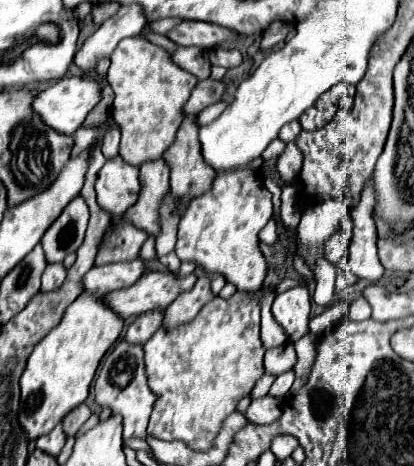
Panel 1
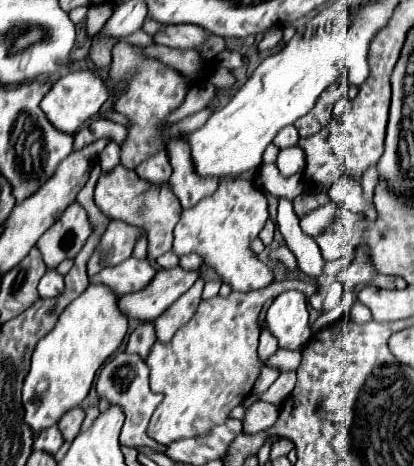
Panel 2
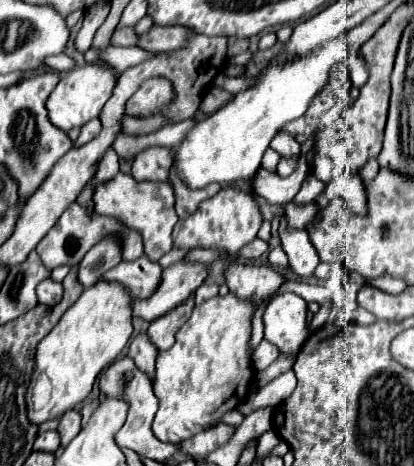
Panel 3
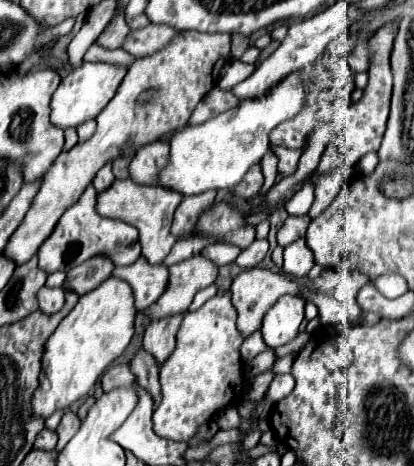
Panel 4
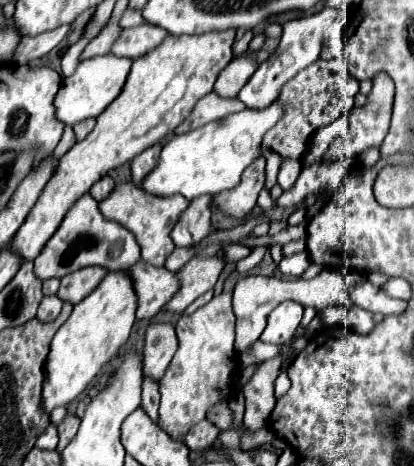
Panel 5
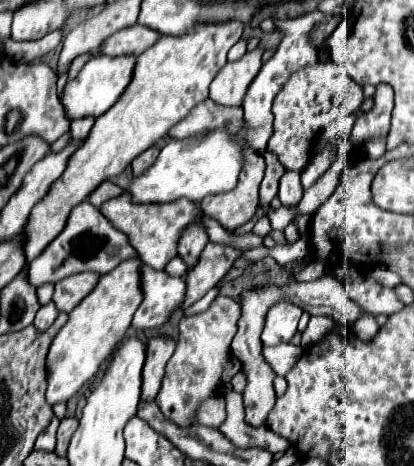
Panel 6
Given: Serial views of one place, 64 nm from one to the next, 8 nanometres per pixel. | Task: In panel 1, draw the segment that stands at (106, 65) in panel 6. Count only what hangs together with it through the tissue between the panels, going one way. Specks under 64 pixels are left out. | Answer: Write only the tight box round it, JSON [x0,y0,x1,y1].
[32,76,102,134]

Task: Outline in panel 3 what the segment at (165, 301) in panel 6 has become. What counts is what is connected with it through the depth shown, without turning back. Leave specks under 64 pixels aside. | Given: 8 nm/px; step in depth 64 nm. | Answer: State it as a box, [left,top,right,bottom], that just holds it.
[104,256,162,300]

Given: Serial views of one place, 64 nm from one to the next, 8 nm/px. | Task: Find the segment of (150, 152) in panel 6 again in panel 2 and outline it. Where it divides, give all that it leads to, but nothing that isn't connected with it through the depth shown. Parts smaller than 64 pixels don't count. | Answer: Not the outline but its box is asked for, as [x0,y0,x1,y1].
[134,150,170,184]

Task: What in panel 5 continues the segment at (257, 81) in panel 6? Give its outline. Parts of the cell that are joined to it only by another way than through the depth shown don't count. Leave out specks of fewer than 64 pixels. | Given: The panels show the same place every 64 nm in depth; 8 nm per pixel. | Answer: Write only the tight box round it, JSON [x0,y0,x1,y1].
[238,8,340,110]

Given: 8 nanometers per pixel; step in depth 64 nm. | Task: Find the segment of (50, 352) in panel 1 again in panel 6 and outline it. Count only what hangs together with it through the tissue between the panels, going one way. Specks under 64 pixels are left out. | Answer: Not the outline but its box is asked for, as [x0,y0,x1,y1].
[46,256,142,404]

